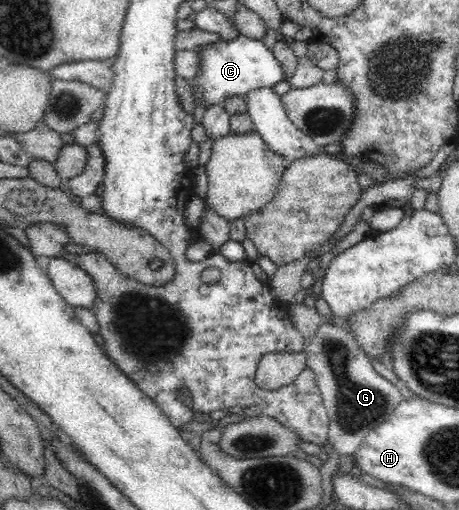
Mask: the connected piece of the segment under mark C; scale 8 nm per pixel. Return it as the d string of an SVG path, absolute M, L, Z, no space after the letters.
M240 36L229 41L221 38L214 43L199 47L196 51L196 74L190 78L191 97L195 108L203 106L204 110L211 106L222 107L227 98L247 97L254 89L271 88L282 81L280 63L274 59L272 51L266 49L264 43Z

